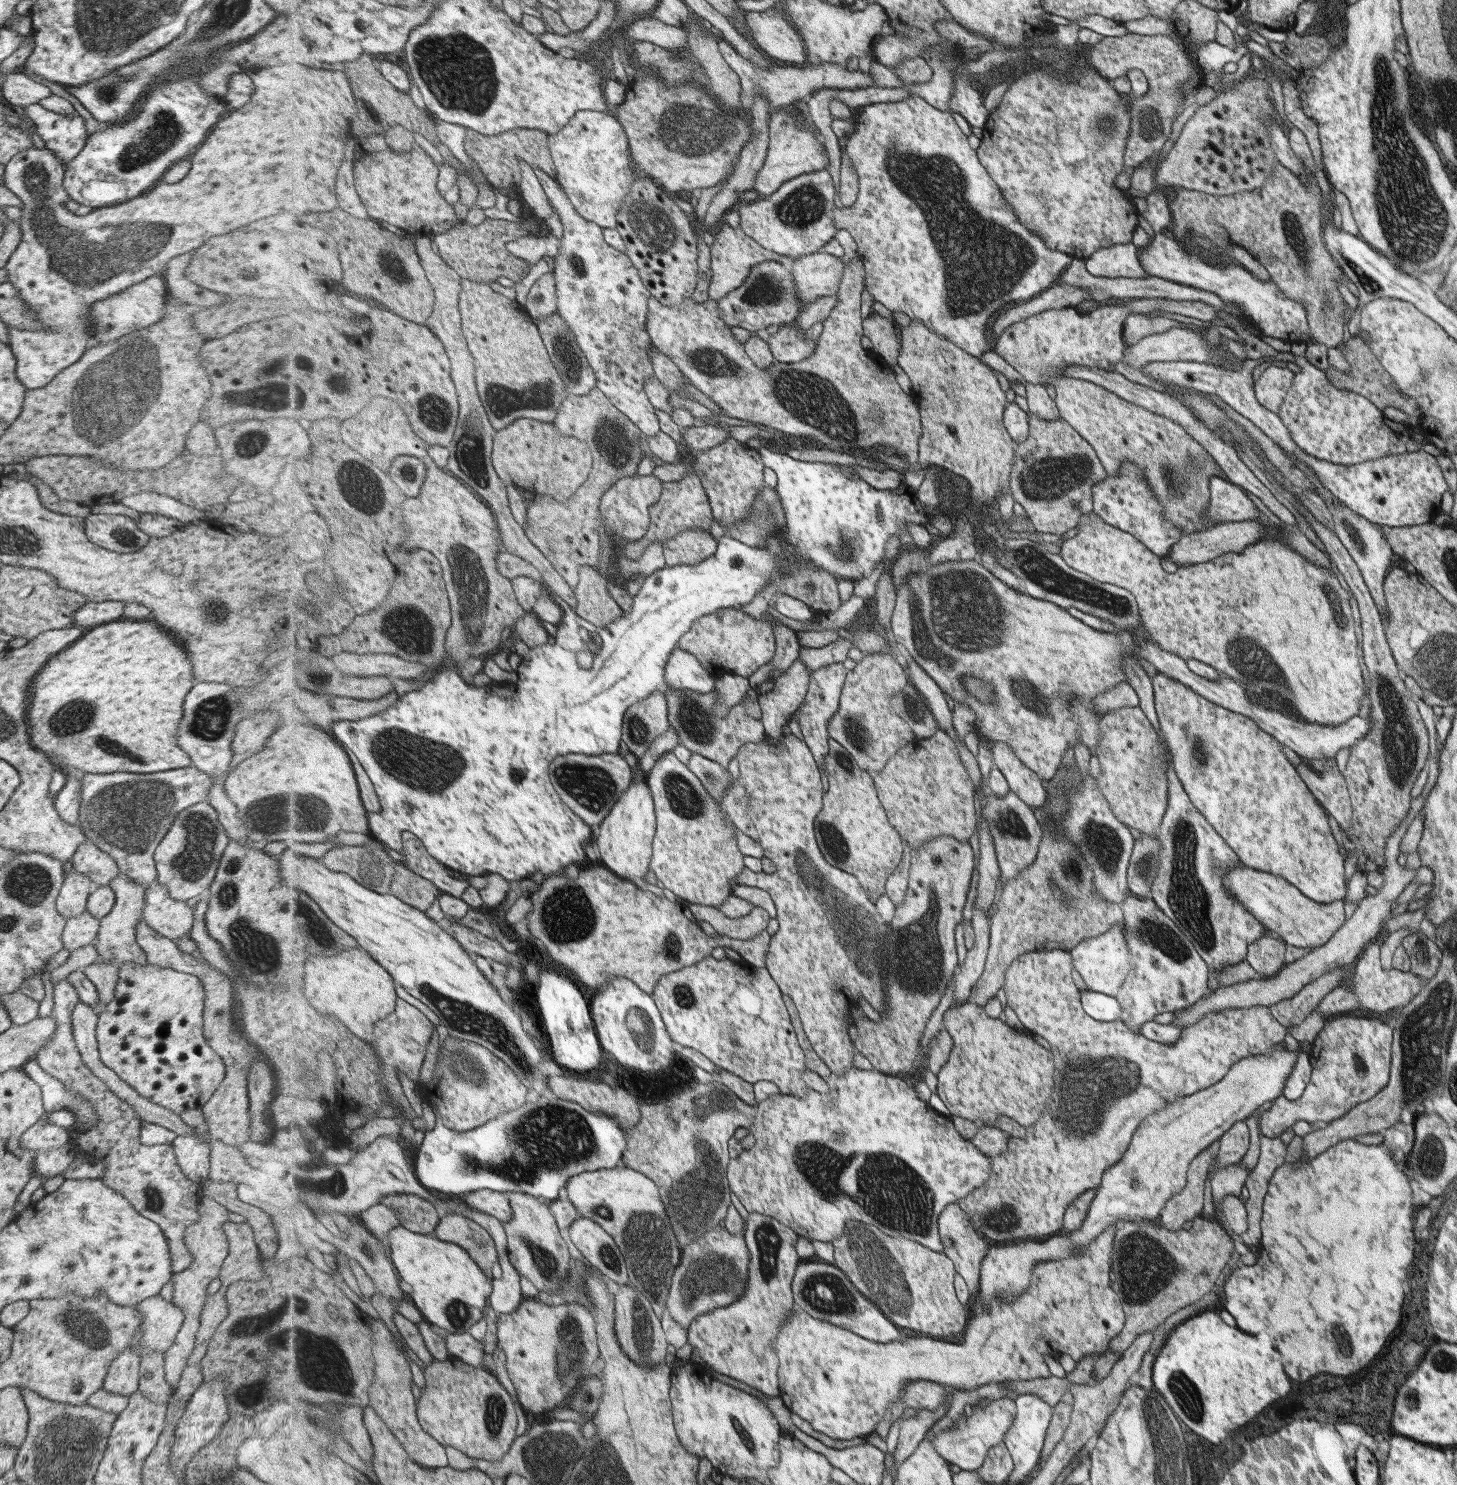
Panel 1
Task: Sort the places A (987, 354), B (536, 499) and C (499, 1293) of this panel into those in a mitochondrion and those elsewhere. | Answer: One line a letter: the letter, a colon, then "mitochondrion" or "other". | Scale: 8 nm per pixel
A: other
B: other
C: other

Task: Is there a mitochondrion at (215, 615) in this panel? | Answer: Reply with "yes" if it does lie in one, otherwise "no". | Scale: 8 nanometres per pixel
yes

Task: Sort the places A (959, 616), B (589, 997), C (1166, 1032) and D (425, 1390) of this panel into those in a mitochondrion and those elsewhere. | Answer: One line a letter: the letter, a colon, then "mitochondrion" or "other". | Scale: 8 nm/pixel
A: mitochondrion
B: other
C: other
D: other

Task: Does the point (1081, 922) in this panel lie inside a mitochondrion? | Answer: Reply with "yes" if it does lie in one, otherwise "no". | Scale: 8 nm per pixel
no

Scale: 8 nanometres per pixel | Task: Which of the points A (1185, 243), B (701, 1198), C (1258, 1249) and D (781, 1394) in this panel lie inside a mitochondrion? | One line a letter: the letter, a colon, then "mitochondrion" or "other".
A: other
B: mitochondrion
C: other
D: other

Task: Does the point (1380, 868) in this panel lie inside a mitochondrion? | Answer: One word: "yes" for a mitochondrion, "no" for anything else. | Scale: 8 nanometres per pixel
no

